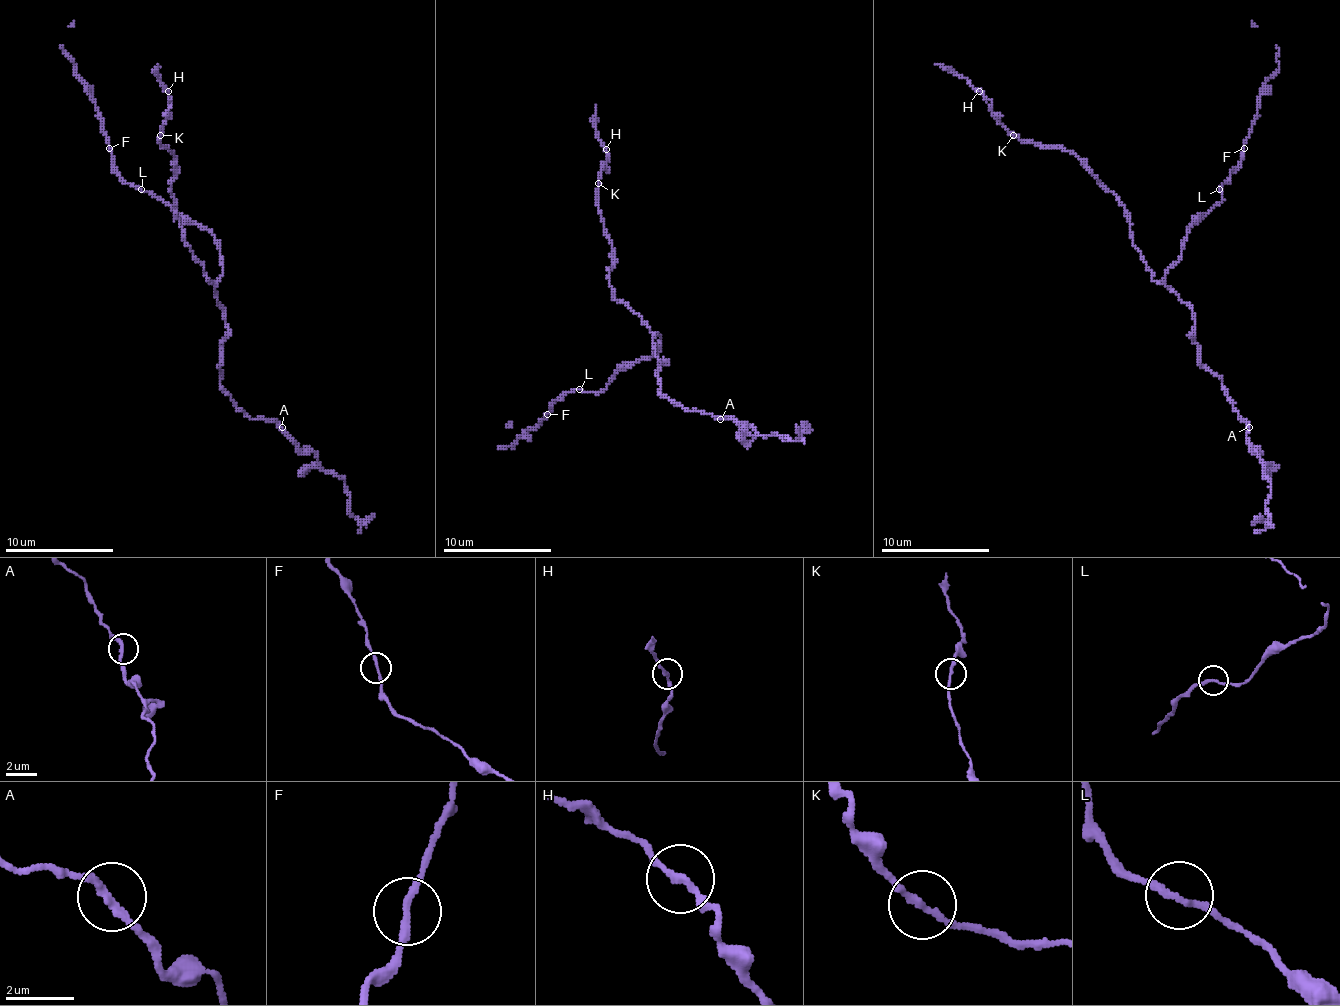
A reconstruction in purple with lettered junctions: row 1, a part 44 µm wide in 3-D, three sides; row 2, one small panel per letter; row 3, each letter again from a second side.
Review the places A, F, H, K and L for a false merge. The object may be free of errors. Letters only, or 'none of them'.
none of them

